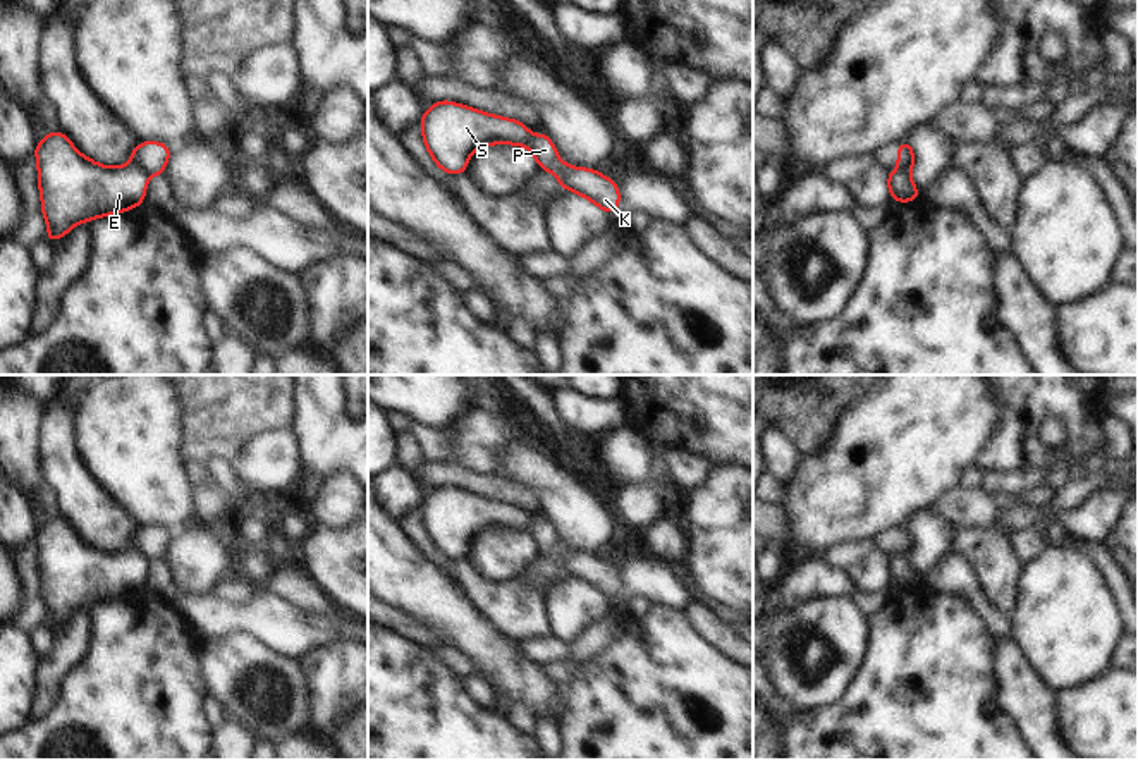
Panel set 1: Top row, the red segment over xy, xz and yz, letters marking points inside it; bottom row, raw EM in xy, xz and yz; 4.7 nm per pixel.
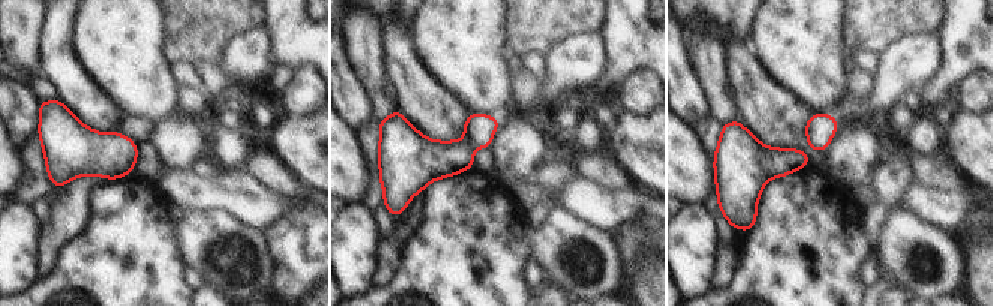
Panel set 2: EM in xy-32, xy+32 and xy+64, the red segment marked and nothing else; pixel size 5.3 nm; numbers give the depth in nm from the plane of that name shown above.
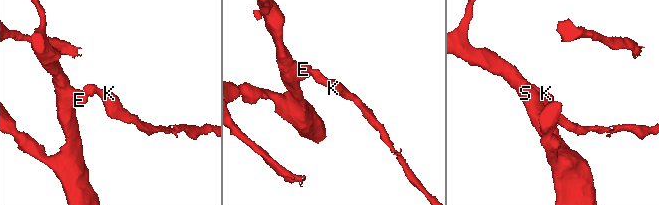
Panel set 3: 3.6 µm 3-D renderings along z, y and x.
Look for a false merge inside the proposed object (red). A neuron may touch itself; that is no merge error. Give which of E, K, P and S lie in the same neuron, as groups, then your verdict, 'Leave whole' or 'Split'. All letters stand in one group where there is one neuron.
Groups: E S / K P. Split

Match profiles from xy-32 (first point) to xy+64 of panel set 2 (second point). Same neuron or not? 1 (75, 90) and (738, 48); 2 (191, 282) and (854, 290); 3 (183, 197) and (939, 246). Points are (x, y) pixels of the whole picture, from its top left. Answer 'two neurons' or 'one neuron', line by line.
1: one neuron
2: two neurons
3: two neurons

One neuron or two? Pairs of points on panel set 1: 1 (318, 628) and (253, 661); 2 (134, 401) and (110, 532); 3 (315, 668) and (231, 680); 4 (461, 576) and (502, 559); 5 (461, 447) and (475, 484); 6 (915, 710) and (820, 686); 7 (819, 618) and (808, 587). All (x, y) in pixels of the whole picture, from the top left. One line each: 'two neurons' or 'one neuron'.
1: two neurons
2: two neurons
3: two neurons
4: two neurons
5: two neurons
6: two neurons
7: two neurons

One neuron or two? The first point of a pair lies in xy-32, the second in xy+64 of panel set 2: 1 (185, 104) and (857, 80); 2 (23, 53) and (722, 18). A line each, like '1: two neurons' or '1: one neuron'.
1: one neuron
2: two neurons

